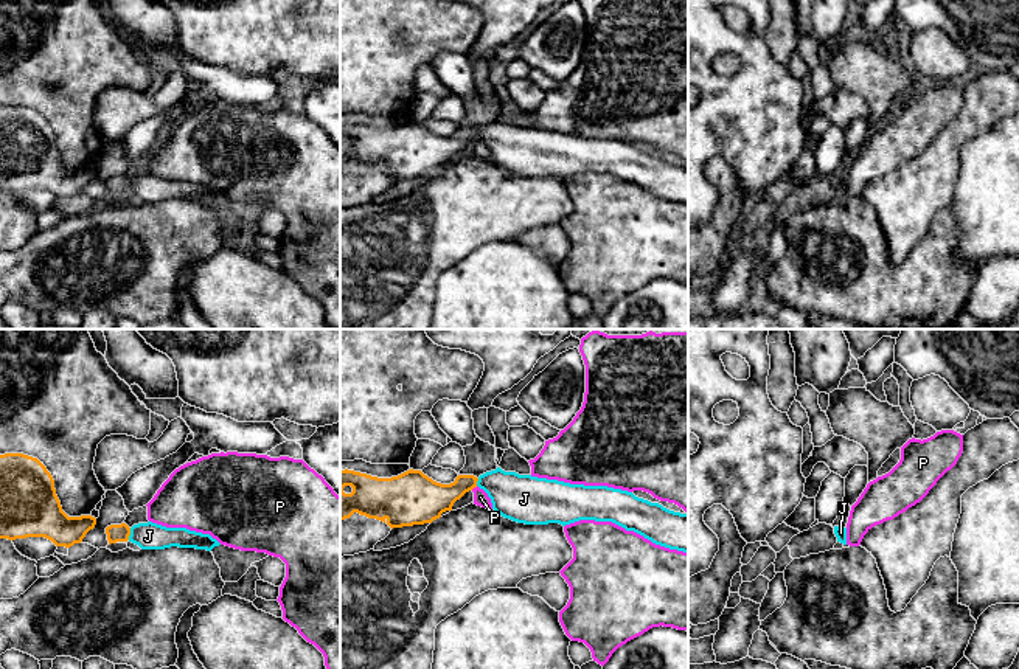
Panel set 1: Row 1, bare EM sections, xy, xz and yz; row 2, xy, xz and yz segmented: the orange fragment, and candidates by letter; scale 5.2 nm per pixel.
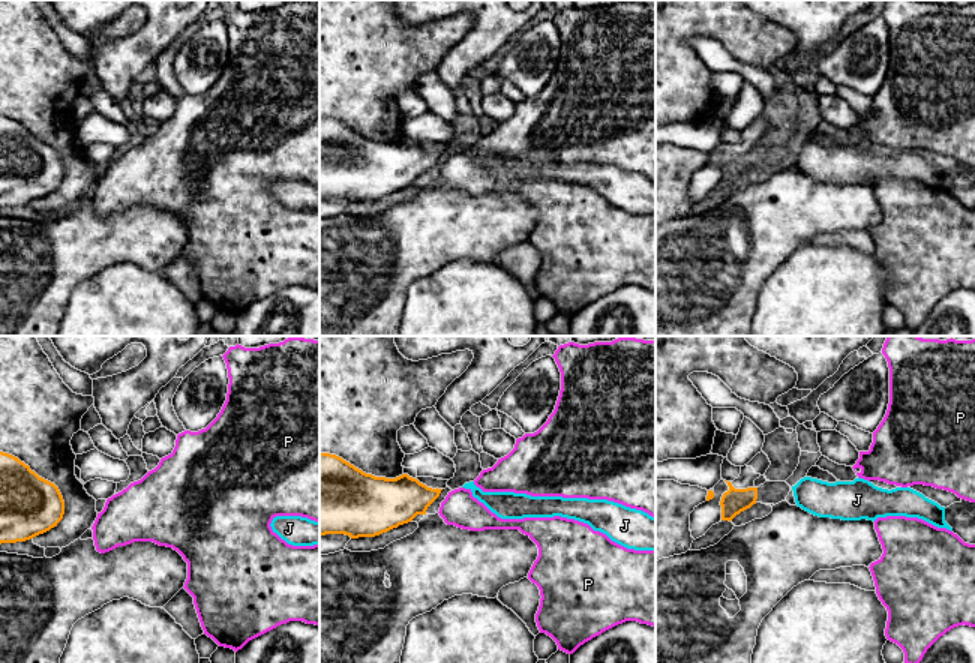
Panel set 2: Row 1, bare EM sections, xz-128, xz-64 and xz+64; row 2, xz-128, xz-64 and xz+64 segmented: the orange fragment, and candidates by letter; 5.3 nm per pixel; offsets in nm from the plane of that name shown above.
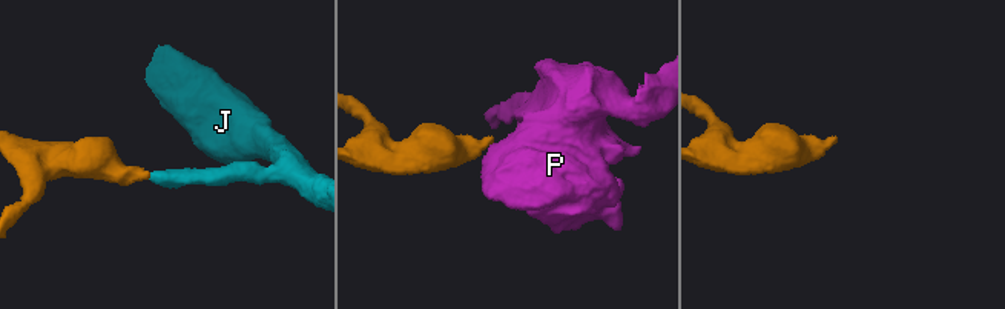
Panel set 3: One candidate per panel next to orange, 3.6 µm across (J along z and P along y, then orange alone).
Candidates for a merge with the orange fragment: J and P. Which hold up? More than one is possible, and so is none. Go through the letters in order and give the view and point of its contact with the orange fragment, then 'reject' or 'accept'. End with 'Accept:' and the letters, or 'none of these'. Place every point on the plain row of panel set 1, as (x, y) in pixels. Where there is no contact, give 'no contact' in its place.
J: meets orange in xy at (129, 187); accept
P: meets orange in xz at (474, 138); reject
Accept: J

